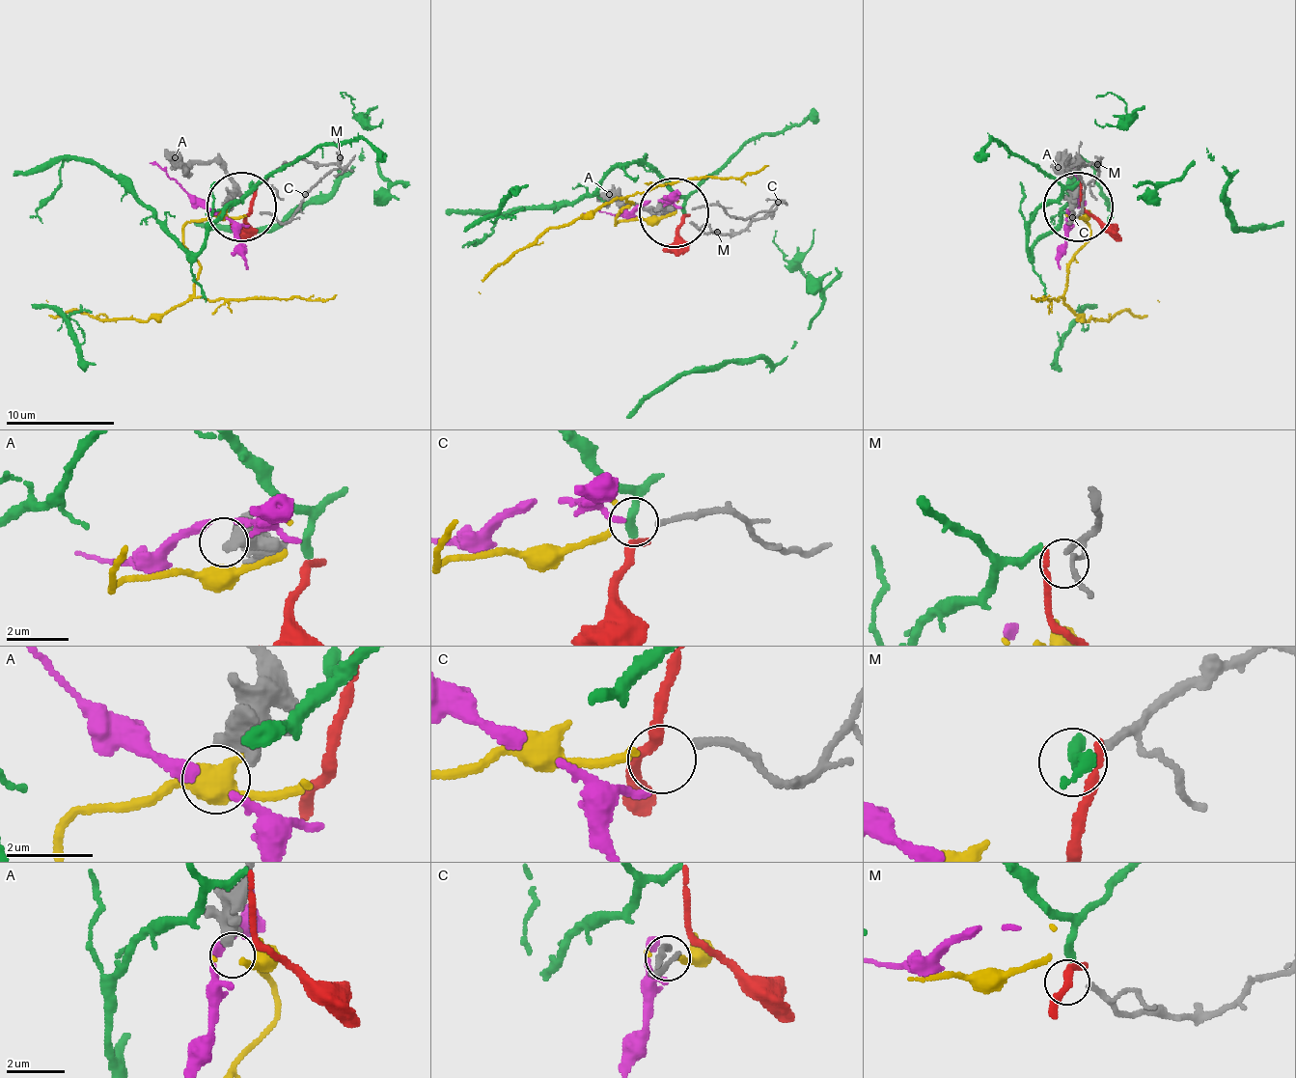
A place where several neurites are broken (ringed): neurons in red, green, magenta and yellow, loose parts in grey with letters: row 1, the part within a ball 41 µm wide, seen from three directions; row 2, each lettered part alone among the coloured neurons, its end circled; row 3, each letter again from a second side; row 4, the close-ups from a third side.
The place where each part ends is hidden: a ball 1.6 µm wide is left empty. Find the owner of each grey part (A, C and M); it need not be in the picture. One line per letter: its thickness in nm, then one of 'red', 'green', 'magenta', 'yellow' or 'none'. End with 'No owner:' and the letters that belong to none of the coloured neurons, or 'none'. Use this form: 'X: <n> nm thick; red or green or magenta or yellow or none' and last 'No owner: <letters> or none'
A: 360 nm thick; none
C: 190 nm thick; yellow
M: 140 nm thick; none
No owner: A, M

